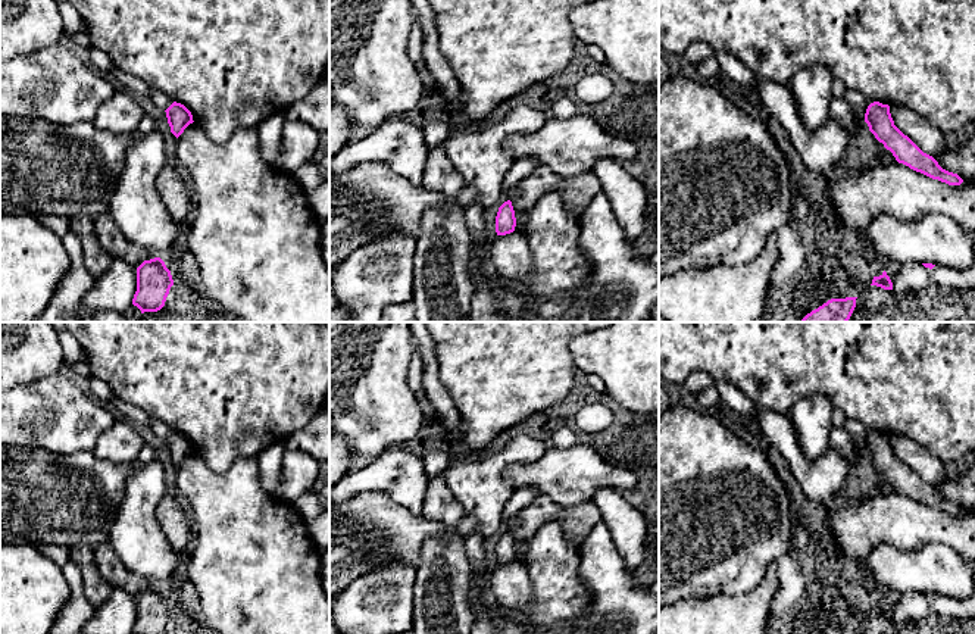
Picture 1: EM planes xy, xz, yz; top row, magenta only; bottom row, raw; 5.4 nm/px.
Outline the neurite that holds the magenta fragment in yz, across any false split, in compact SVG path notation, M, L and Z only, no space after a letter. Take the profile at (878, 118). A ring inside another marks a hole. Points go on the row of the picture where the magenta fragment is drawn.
M871 103L865 113L865 122L875 138L893 153L899 163L949 185L960 185L963 182L957 174L943 169L932 156L924 153L894 125L888 104Z

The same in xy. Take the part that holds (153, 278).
M160 257L144 260L137 268L137 291L132 304L141 313L157 312L165 306L174 279L171 271Z

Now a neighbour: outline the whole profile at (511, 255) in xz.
M516 231L496 235L488 241L487 256L497 274L515 281L525 281L532 272L532 256L525 235Z

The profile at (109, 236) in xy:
M109 212L100 213L93 219L94 232L103 249L113 257L122 259L132 268L138 268L143 260L143 247L128 240L116 227Z

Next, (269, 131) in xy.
M276 112L256 128L260 141L262 159L269 166L278 169L282 169L278 165L278 156L281 152L284 122L284 115L281 112Z

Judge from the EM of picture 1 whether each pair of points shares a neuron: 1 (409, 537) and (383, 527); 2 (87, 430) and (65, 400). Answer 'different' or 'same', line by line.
1: same
2: same

